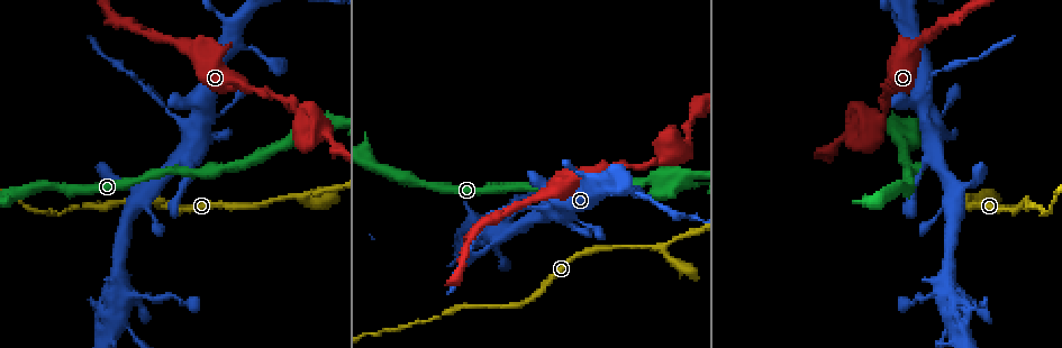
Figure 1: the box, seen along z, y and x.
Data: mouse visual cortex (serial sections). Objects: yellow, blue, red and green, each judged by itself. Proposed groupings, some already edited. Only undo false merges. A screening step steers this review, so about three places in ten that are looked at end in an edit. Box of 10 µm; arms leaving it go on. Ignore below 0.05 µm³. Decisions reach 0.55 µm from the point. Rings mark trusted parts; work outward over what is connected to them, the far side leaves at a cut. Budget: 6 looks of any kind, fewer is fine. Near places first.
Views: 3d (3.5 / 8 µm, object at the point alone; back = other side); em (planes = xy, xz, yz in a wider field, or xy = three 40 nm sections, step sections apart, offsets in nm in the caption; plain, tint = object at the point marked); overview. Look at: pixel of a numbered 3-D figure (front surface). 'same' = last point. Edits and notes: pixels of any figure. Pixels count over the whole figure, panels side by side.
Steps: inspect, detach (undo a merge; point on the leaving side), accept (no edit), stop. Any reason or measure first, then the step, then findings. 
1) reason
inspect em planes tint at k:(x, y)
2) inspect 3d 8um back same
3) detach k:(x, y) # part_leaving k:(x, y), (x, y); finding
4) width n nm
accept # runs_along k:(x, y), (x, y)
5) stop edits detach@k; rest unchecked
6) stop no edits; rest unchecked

side arm on a straight run
inspect 3d 3.5um back at 1:(661, 249)

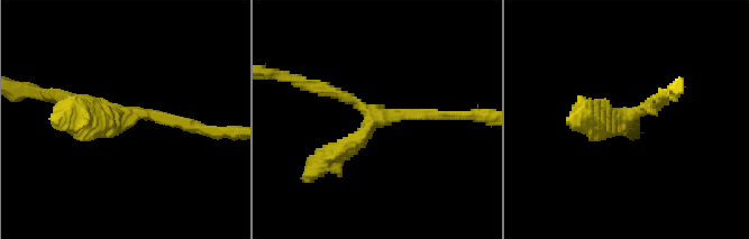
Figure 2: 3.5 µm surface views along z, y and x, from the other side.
inspect em xy step 3 tint at 2:(120, 115)

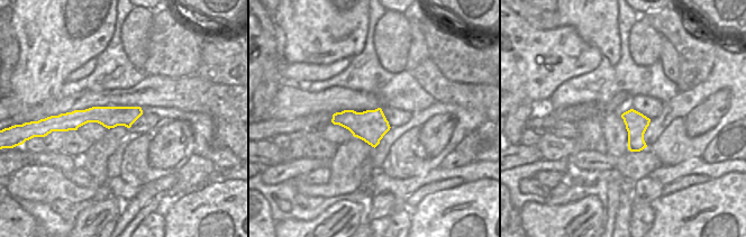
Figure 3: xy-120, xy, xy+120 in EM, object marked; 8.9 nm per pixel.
width 280 nm
accept # runs_along 3:(138, 110), (84, 116), (65, 126); one cell here

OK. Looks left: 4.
abrupt turn
inspect 3d 3.5um at 1:(901, 137)

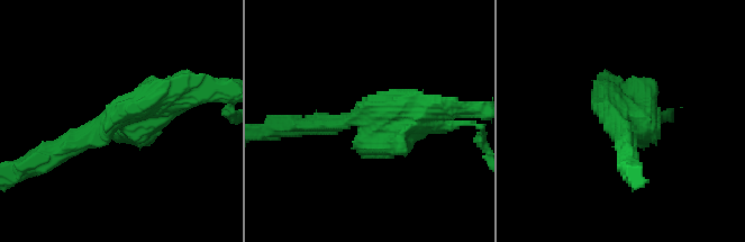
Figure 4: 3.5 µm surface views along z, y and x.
inspect em xy step 3 tint at 4:(113, 119)

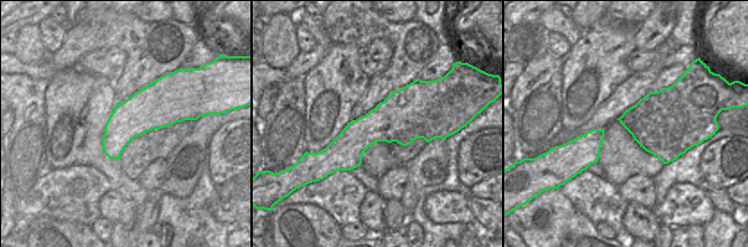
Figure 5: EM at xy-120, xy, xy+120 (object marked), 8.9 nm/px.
detach 4:(664, 115) # border 5:(440, 99), (394, 140); two cells meet here

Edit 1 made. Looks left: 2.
stop edits detach@4; rest unchecked

